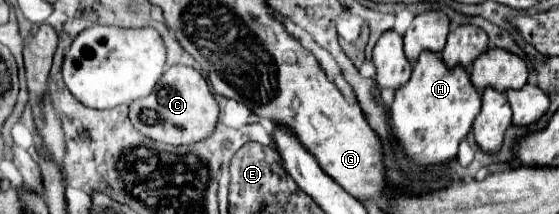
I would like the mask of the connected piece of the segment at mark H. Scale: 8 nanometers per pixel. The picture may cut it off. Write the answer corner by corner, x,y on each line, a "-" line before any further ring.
422,51
414,65
412,77
396,91
390,107
394,135
402,143
406,155
416,163
444,163
456,157
458,145
472,129
474,117
480,113
482,97
472,85
462,65
448,67
434,51

